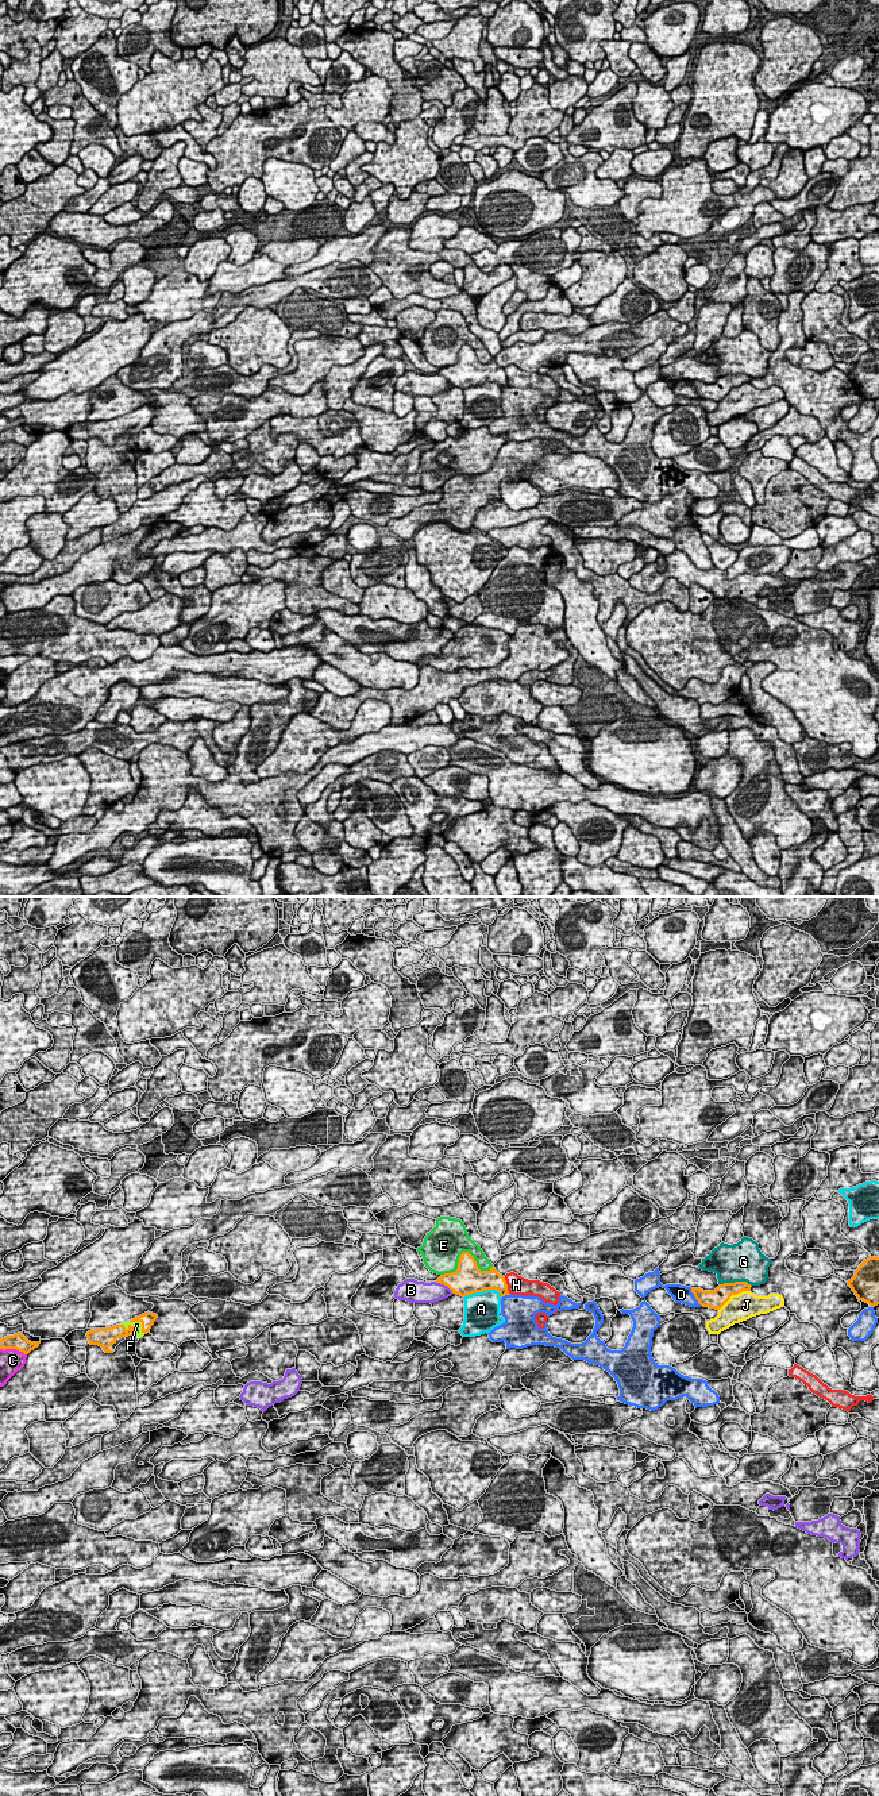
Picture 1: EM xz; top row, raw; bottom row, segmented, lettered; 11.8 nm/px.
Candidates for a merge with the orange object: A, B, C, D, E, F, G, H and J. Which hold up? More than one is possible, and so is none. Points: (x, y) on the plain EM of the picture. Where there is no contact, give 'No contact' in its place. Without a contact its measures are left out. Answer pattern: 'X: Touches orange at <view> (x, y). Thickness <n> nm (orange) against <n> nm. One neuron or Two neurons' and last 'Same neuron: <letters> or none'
A: Touches orange at xz (482, 382). Thickness 360 nm (orange) against 420 nm. Two neurons
B: Touches orange at xz (444, 377). Thickness 340 nm (orange) against 260 nm. Two neurons
C: Touches orange at xz (14, 440). Thickness 190 nm (orange) against 280 nm. Two neurons
D: Touches orange at xz (694, 388). Thickness 220 nm (orange) against 220 nm. Two neurons
E: Touches orange at xz (463, 345). Thickness 280 nm (orange) against 460 nm. Two neurons
F: Touches orange at xz (135, 413). Thickness 160 nm (orange) against 100 nm. One neuron
G: Touches orange at xz (736, 374). Thickness 200 nm (orange) against 460 nm. Two neurons
H: Touches orange at xz (507, 378). Thickness 220 nm (orange) against 220 nm. Two neurons
J: Touches orange at xz (732, 386). Thickness 220 nm (orange) against 320 nm. Two neurons
Same neuron: F

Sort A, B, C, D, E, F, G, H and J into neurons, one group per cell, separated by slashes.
A / B / C / D / E J / F / G / H

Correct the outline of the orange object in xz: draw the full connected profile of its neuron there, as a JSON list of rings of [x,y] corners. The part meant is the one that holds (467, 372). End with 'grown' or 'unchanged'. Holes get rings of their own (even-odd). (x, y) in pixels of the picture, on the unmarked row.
[[[469,344],[460,347],[455,365],[442,367],[436,375],[447,378],[452,386],[463,390],[486,382],[498,384],[501,390],[510,388],[505,369],[500,367],[494,359],[481,363]]]; unchanged

